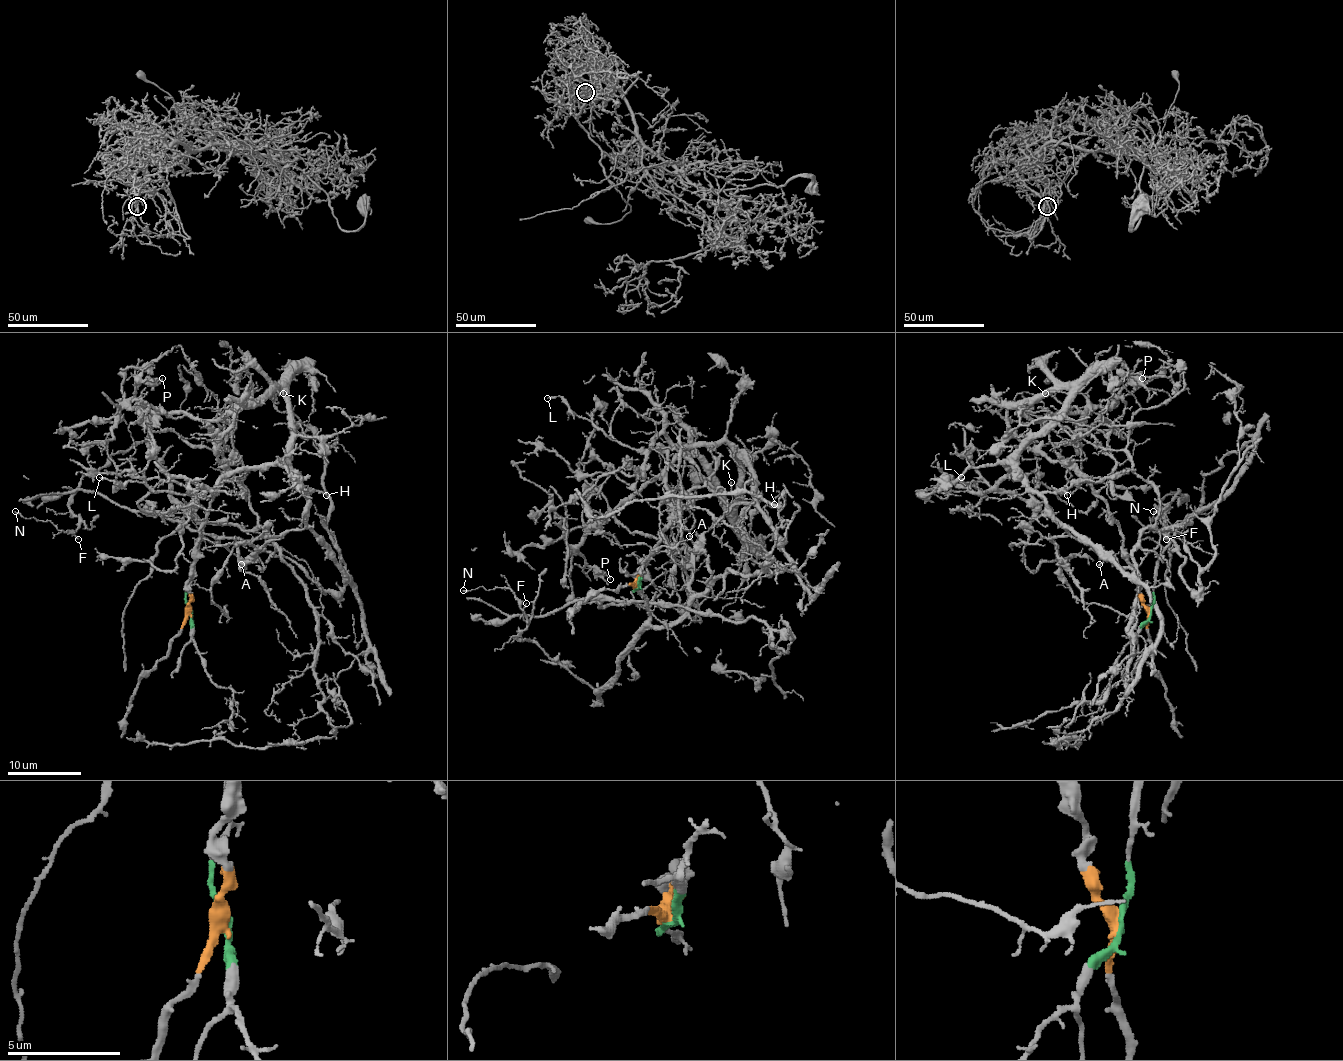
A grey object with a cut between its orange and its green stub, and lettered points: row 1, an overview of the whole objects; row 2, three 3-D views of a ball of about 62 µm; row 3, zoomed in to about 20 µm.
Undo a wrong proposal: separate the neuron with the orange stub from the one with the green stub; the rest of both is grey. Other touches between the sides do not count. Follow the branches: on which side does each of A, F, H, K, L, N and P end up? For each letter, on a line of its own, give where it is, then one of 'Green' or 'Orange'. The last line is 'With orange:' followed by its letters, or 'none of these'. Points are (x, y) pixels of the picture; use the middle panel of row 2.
A: Place: (689, 536). Orange
F: Place: (526, 603). Green
H: Place: (774, 504). Orange
K: Place: (731, 482). Orange
L: Place: (547, 398). Orange
N: Place: (463, 590). Green
P: Place: (610, 579). Orange
With orange: A, H, K, L, P

